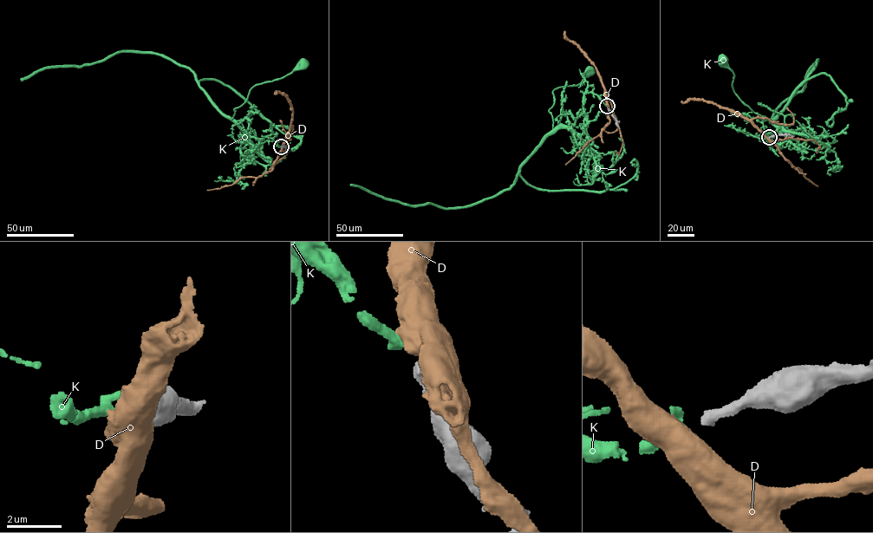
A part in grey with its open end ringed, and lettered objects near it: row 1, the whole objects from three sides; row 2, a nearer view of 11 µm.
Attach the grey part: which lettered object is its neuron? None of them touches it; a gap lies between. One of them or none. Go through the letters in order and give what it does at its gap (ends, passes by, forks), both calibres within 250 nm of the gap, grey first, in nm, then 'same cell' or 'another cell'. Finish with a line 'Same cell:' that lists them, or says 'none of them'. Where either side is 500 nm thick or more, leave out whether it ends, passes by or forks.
D: calibres 360 and 700 nm; another cell
K: it ends; calibres 360 and 420 nm; same cell
Same cell: K

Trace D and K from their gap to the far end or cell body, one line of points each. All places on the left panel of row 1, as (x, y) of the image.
D: (281, 147), (291, 124), (292, 109), (286, 97), (276, 92)
K: (281, 146), (271, 138), (249, 136), (230, 119), (254, 86), (283, 78), (302, 64)

